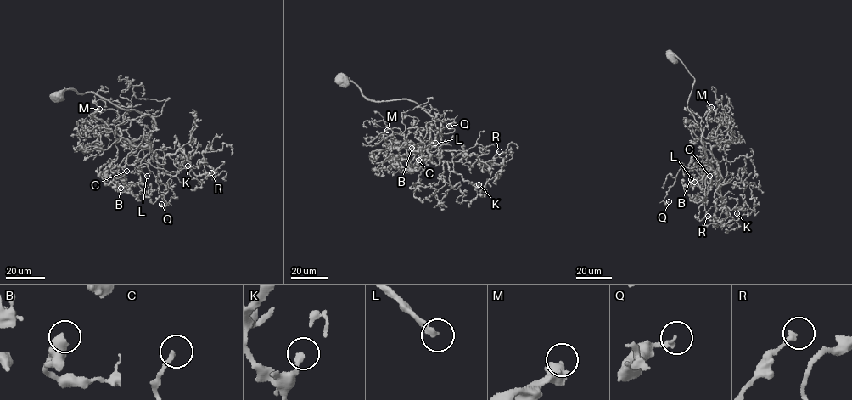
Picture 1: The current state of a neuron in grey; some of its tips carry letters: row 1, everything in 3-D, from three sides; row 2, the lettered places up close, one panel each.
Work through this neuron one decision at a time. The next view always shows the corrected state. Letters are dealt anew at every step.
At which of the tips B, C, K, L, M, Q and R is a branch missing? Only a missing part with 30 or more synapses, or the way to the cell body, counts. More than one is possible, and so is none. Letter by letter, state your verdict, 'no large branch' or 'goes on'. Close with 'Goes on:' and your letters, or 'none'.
B: no large branch
C: goes on
K: no large branch
L: goes on
M: goes on
Q: no large branch
R: no large branch
Goes on: C, L, M

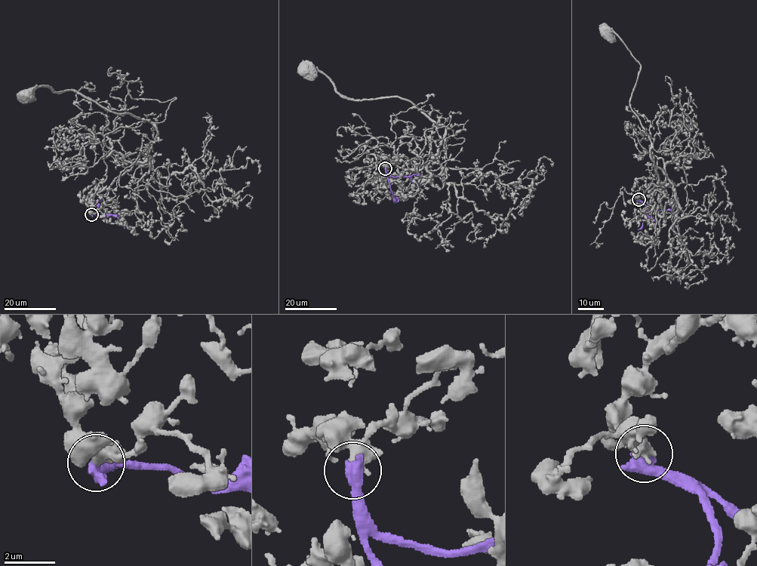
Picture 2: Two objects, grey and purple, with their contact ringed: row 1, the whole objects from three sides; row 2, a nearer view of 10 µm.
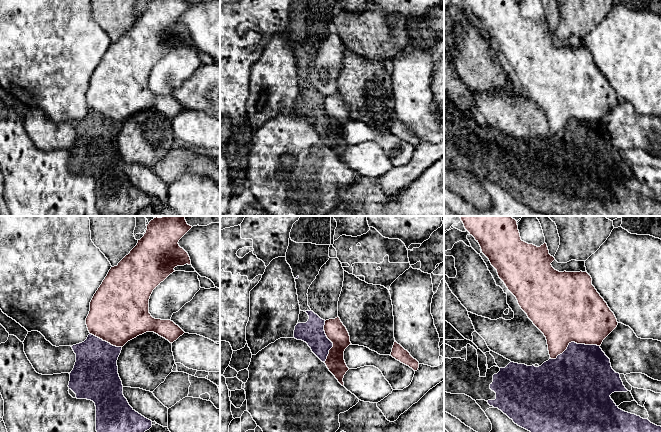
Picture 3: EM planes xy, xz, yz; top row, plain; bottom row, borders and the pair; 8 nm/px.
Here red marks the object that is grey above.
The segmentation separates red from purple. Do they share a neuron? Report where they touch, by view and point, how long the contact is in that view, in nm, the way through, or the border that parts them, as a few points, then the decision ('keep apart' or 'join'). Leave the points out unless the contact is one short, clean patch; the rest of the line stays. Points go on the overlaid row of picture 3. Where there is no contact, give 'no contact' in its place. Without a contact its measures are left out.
yz (574, 341) | 420 nm | keep apart

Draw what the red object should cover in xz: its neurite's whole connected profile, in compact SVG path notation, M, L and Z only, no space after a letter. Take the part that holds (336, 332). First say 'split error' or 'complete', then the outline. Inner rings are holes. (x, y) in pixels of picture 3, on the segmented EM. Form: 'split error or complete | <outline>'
complete | M339 317L326 320L324 331L327 338L333 343L325 364L338 382L344 386L343 378L349 370L344 360L344 351L349 345L352 345L349 333Z

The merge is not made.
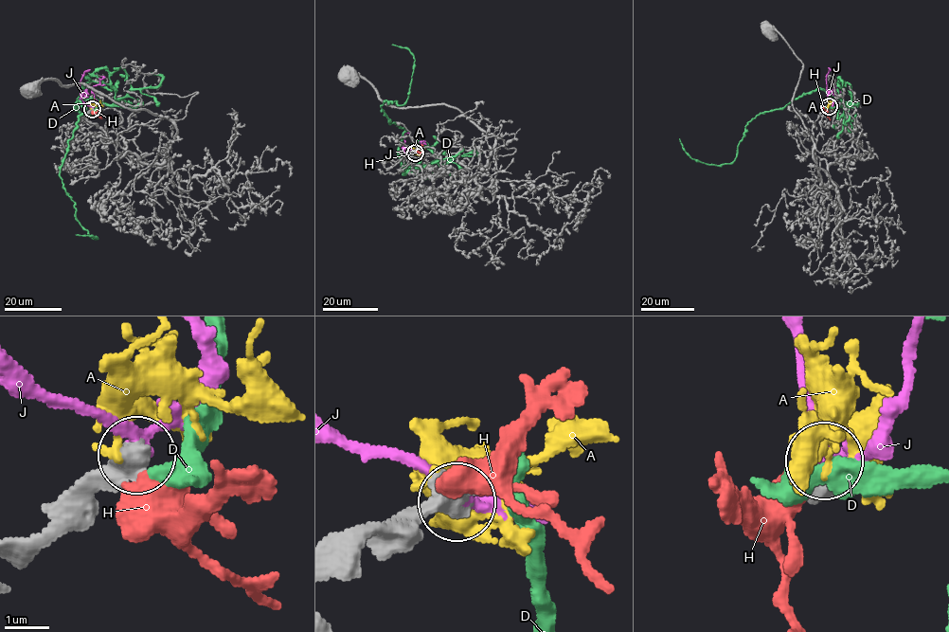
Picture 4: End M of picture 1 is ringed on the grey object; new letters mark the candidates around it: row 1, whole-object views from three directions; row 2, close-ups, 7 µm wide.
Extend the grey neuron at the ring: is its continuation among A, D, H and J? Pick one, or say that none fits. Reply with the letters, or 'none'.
J

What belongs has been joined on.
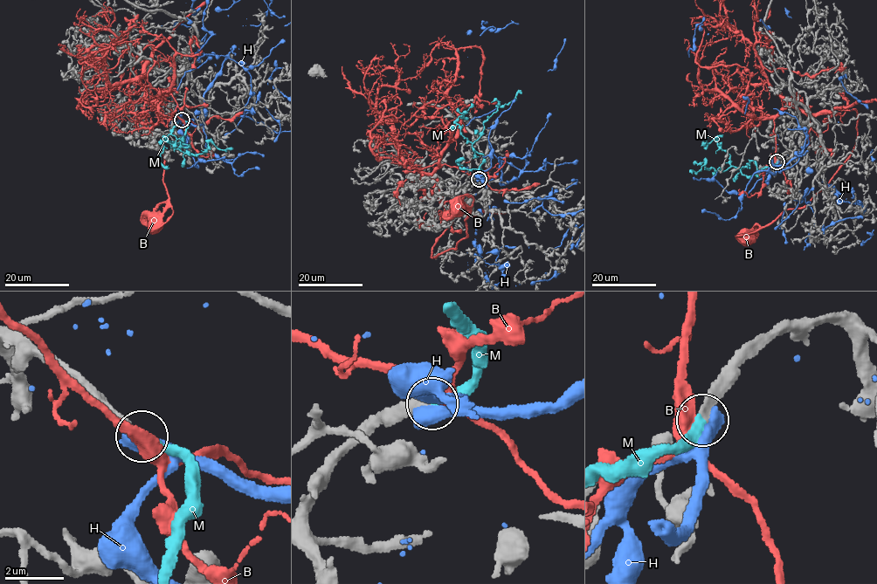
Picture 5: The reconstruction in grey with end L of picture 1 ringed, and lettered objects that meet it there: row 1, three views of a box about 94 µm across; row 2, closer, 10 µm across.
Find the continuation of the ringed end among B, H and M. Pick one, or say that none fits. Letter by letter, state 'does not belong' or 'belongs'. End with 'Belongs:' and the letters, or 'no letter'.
B: does not belong
H: does not belong
M: belongs
Belongs: M

